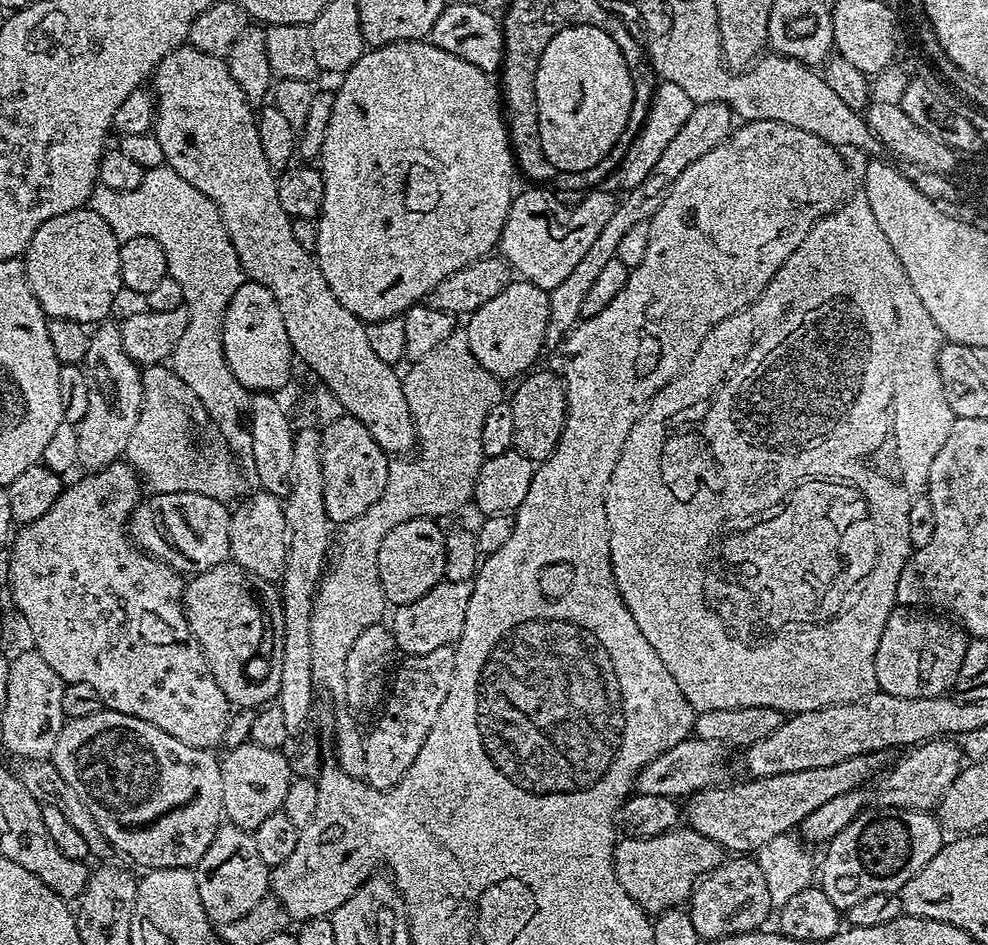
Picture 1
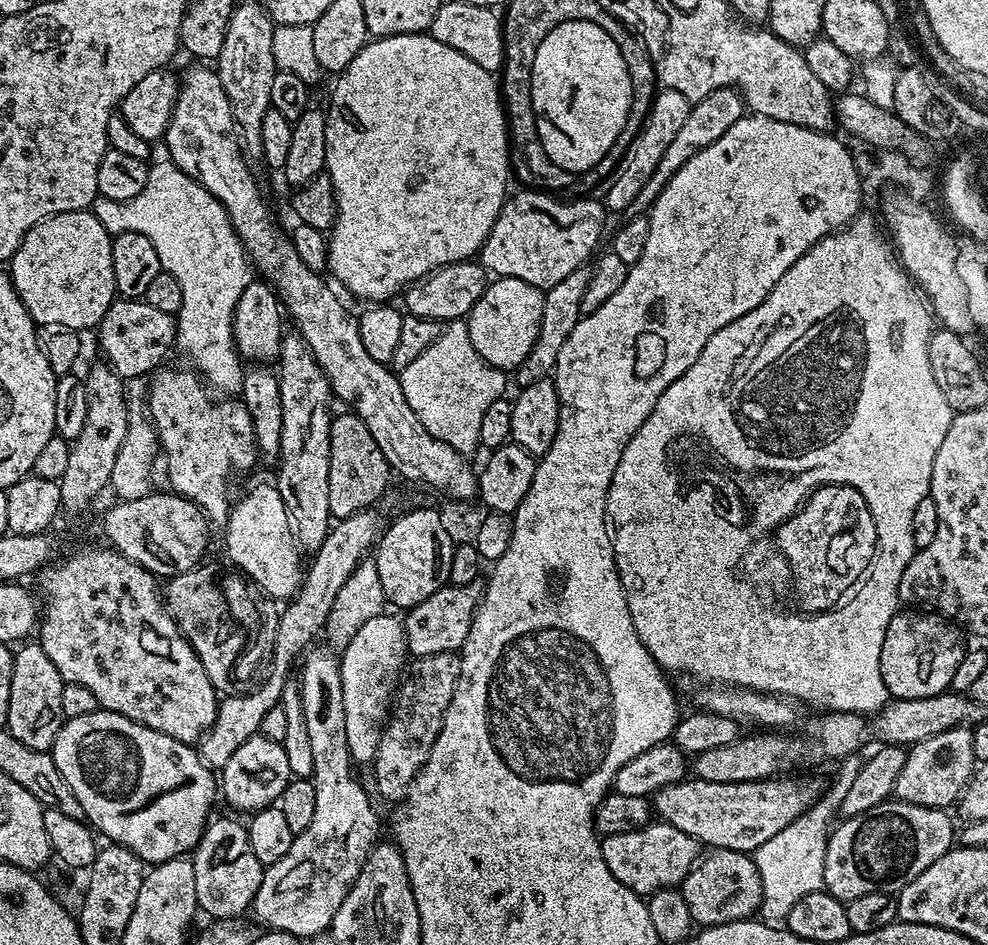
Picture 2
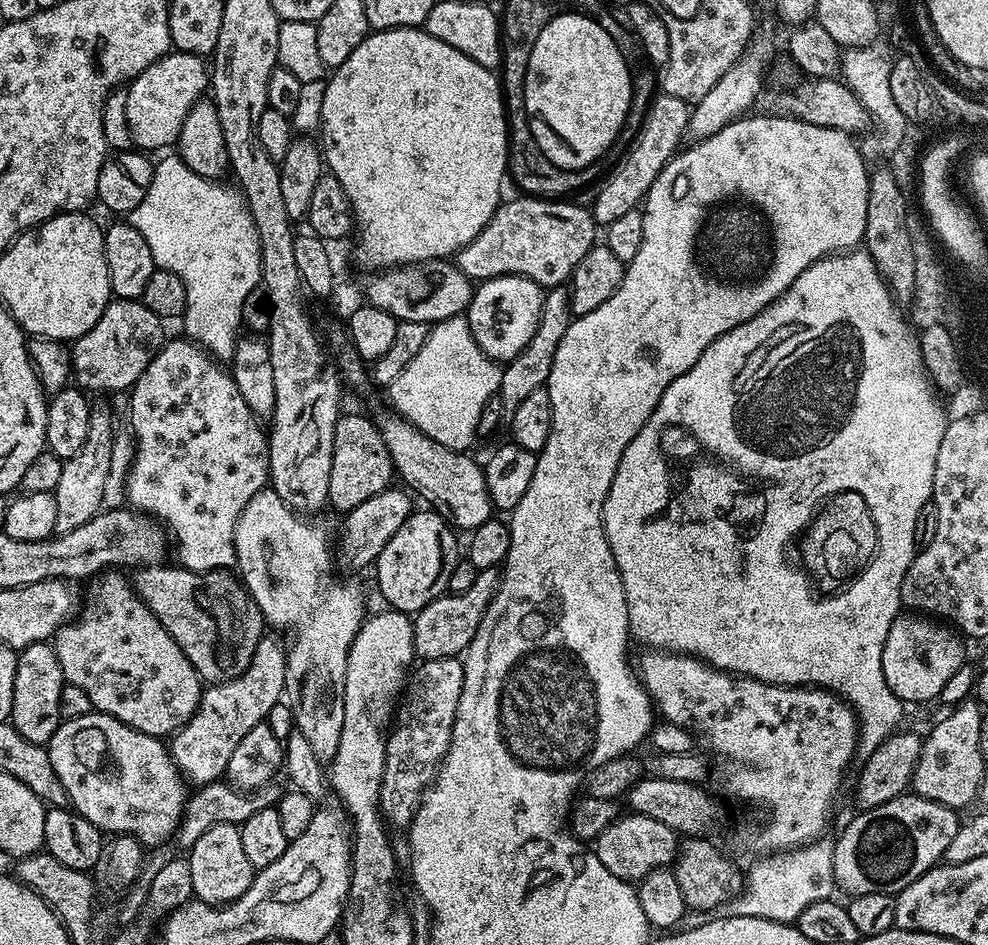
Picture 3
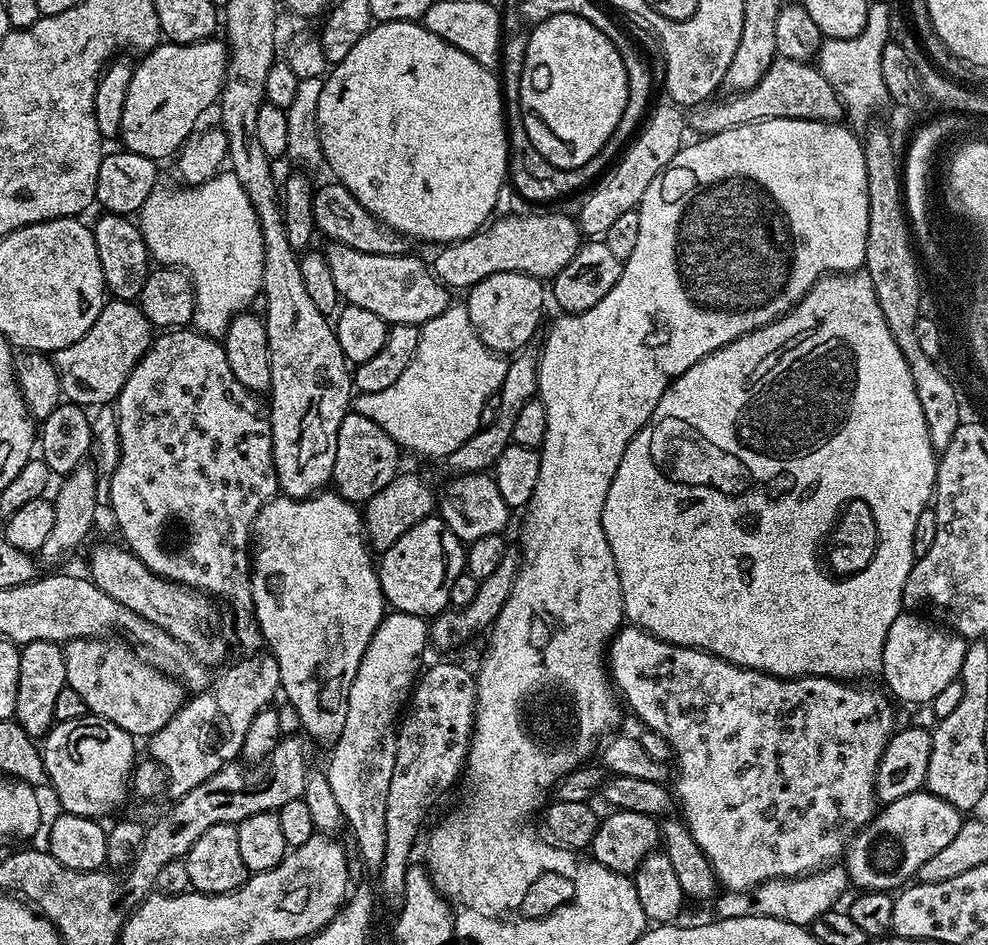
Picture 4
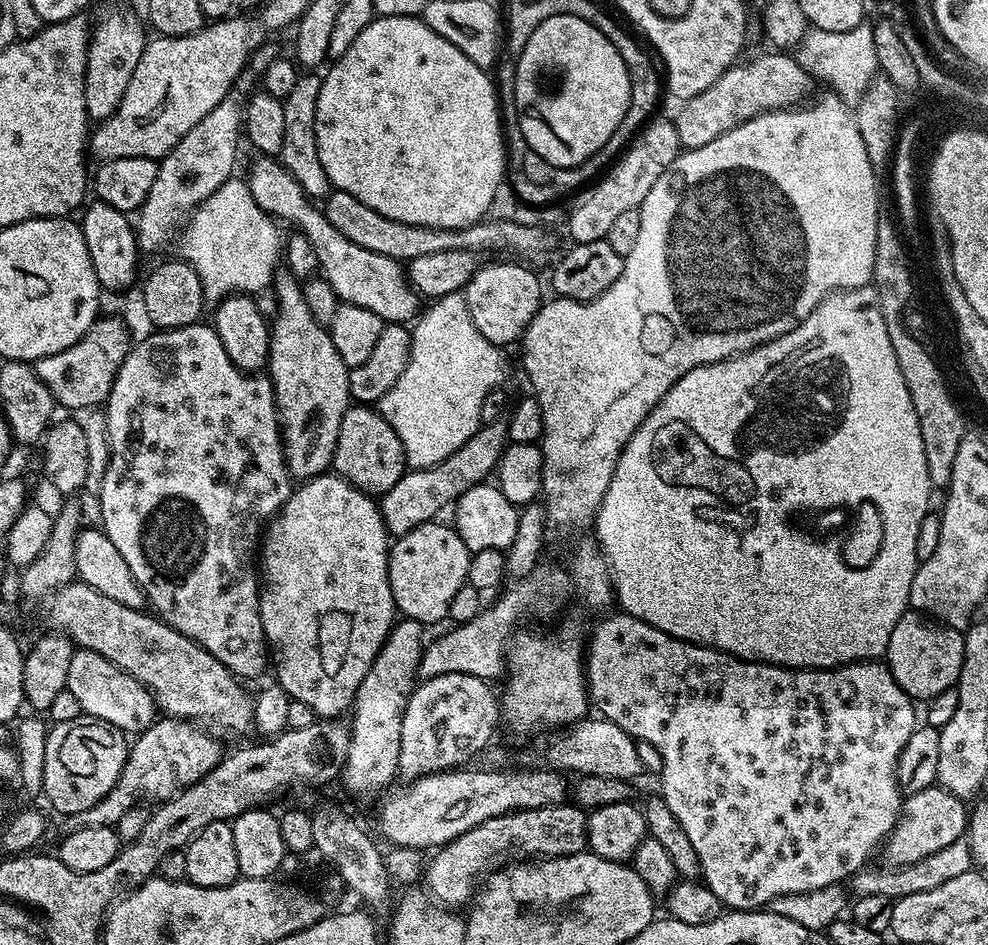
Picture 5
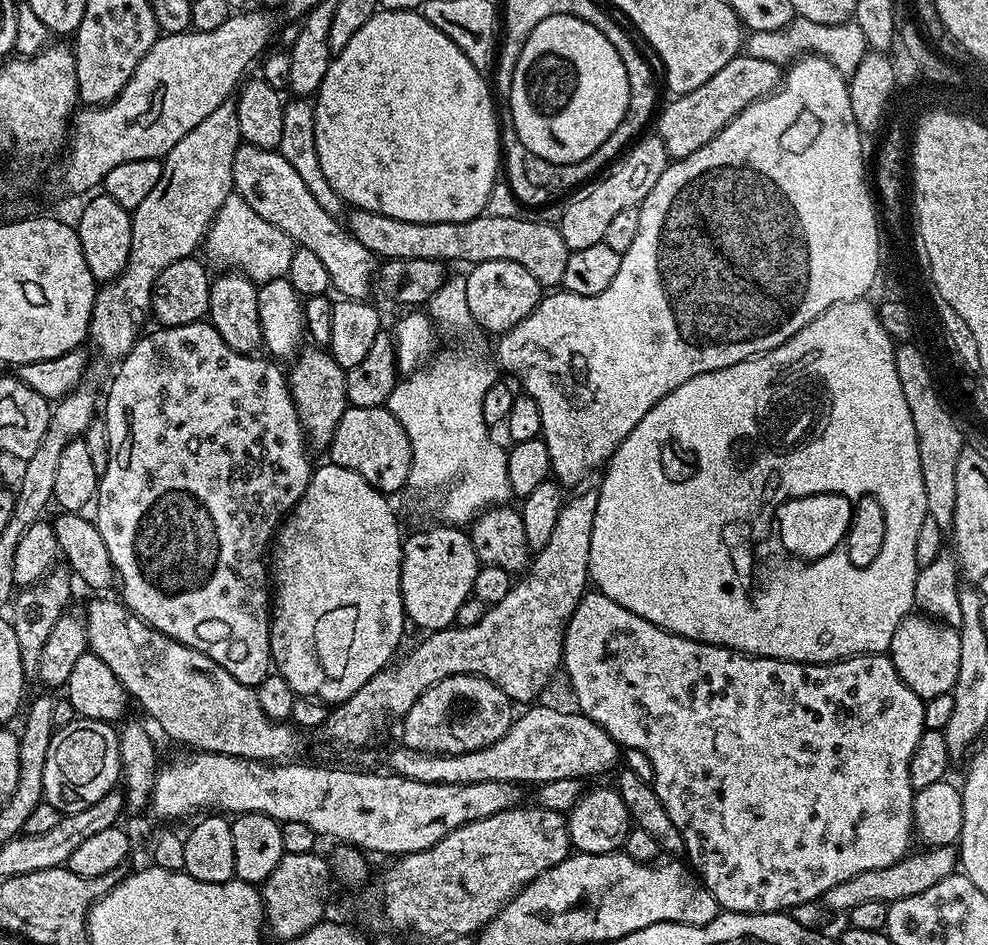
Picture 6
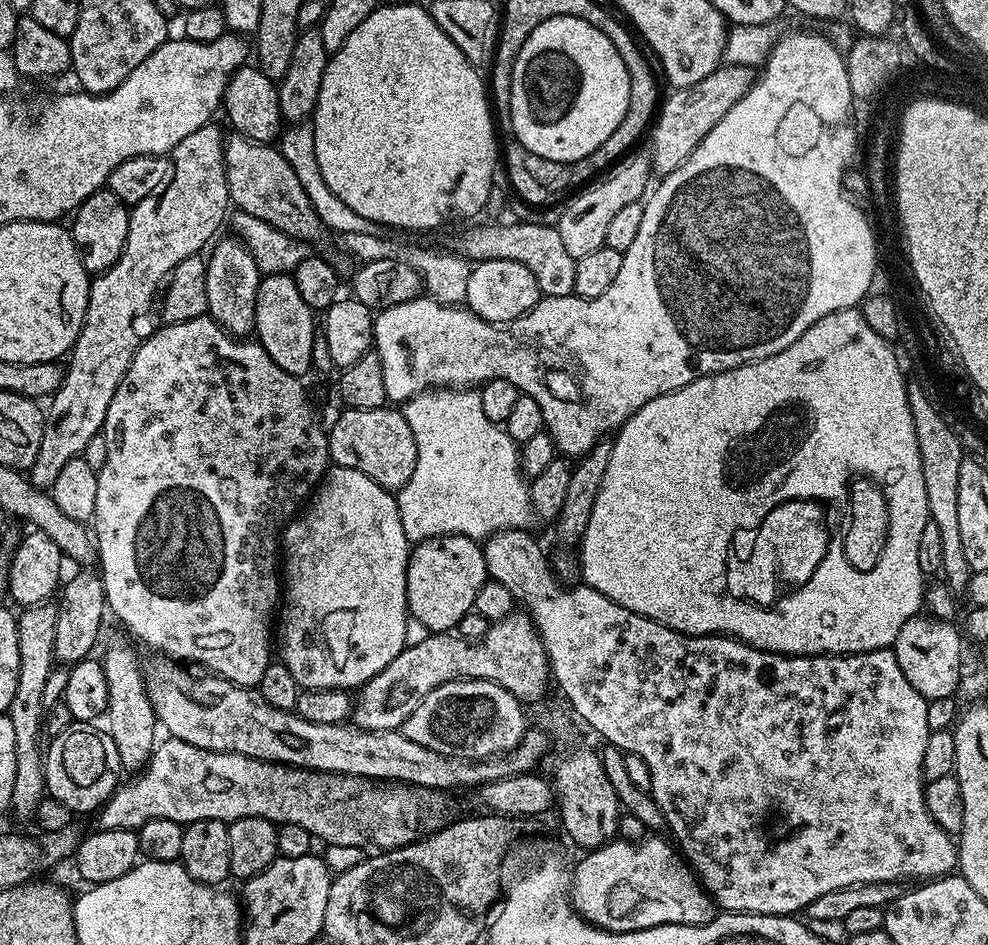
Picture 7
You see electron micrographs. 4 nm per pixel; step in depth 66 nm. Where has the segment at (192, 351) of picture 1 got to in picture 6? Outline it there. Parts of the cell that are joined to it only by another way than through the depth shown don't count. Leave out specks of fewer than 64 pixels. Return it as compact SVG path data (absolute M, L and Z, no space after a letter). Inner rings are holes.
M230 195L212 219L208 234L204 238L203 251L208 251L207 259L220 267L220 270L235 270L250 277L258 286L271 280L285 279L290 270L290 258L294 258L297 245L278 226L270 226L266 218L250 210L249 204L238 195Z

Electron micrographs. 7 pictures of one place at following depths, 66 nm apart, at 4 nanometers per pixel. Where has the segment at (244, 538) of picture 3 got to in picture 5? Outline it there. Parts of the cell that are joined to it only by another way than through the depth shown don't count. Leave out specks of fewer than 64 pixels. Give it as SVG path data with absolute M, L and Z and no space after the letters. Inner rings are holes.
M335 474L315 476L312 480L305 480L292 493L290 498L279 512L268 521L266 531L262 536L262 547L258 552L258 575L260 577L260 617L264 627L264 638L270 649L271 659L276 659L276 676L281 688L286 690L289 698L310 706L320 718L336 718L347 713L351 709L358 686L362 686L362 678L370 670L378 650L386 642L398 613L394 594L390 590L390 578L388 577L388 549L390 537L384 519L380 513L379 503L367 492L358 490L350 482Z

